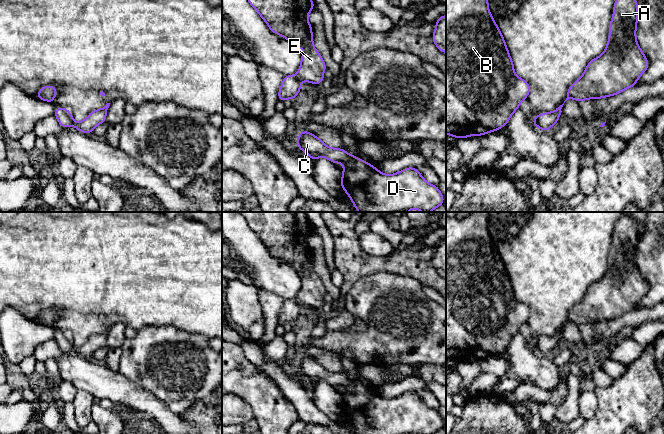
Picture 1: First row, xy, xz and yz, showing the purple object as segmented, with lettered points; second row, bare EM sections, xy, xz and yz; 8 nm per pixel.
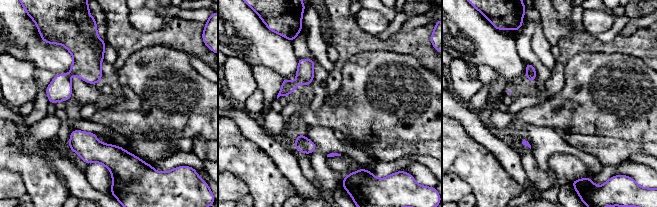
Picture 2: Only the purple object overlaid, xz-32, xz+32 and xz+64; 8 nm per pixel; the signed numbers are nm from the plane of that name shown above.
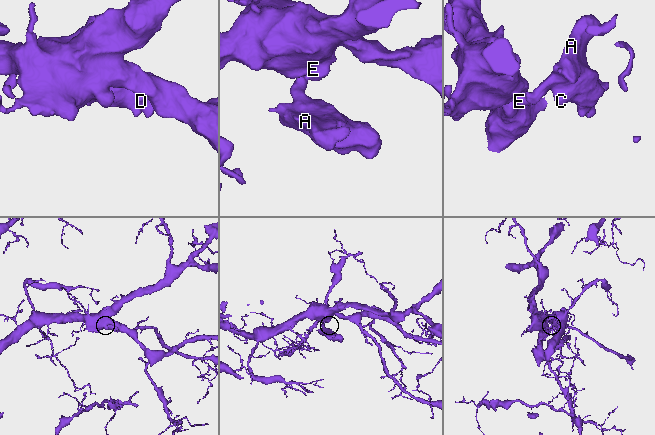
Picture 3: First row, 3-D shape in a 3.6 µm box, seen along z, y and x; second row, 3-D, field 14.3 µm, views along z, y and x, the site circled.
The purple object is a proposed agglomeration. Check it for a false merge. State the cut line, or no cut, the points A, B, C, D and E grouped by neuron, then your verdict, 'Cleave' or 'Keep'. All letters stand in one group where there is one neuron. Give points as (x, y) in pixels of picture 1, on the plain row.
Split along xz (296, 300), (299, 304). Groups: A C D / B E. Cleave

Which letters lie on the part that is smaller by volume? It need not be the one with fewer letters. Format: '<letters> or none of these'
A, C, D

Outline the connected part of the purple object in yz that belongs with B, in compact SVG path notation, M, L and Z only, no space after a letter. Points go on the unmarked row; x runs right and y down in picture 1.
M470 212L465 218L446 215L446 358L461 363L503 352L530 313L514 296L505 264L488 231L488 212Z

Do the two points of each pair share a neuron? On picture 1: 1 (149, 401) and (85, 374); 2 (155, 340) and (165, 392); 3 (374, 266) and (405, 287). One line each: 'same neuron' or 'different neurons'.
1: same neuron
2: same neuron
3: different neurons

